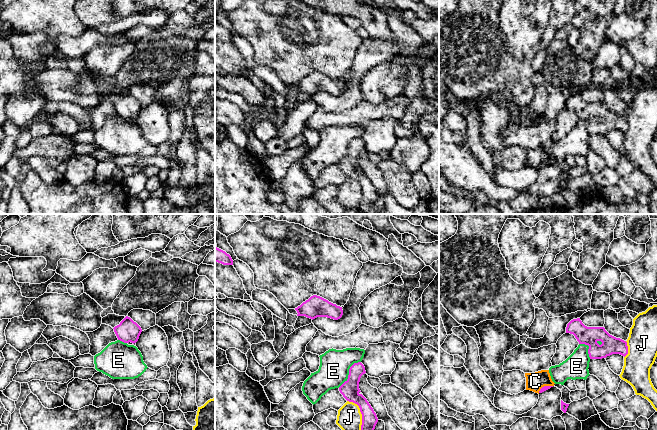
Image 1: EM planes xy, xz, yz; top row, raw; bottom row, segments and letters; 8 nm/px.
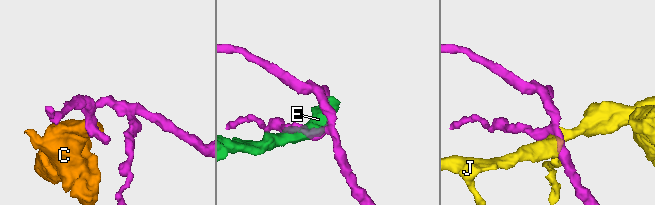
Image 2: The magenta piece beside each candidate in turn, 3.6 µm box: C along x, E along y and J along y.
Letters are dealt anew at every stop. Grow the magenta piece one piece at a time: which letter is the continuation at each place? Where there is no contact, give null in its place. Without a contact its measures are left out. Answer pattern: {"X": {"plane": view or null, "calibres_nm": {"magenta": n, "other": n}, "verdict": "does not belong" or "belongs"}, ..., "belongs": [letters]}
{"C": {"plane": "yz", "calibres_nm": {"magenta": 40, "other": 140}, "verdict": "does not belong"}, "E": {"plane": "xz", "calibres_nm": {"magenta": 150, "other": 240}, "verdict": "does not belong"}, "J": {"plane": "xz", "calibres_nm": {"magenta": 150, "other": 200}, "verdict": "does not belong"}, "belongs": []}

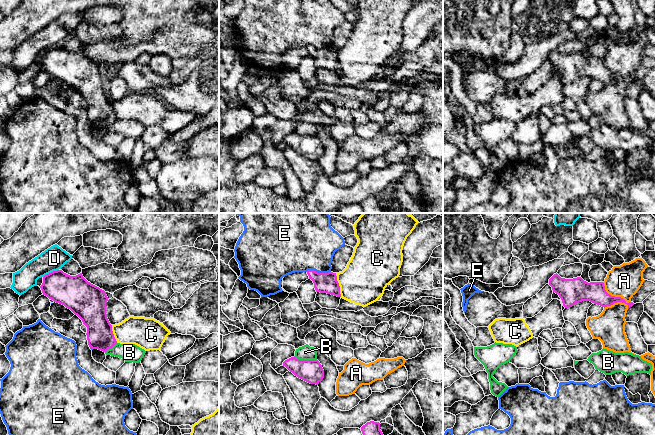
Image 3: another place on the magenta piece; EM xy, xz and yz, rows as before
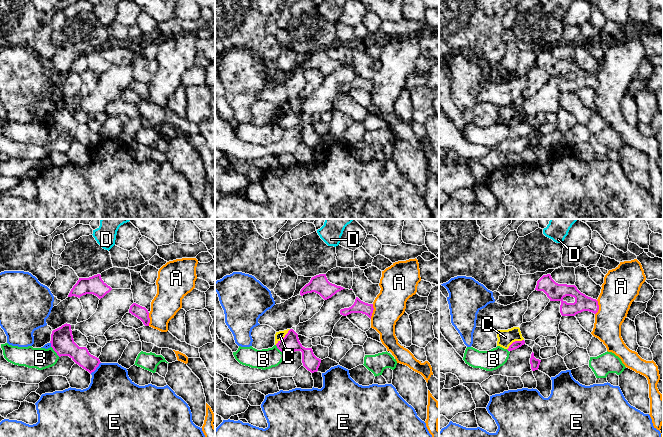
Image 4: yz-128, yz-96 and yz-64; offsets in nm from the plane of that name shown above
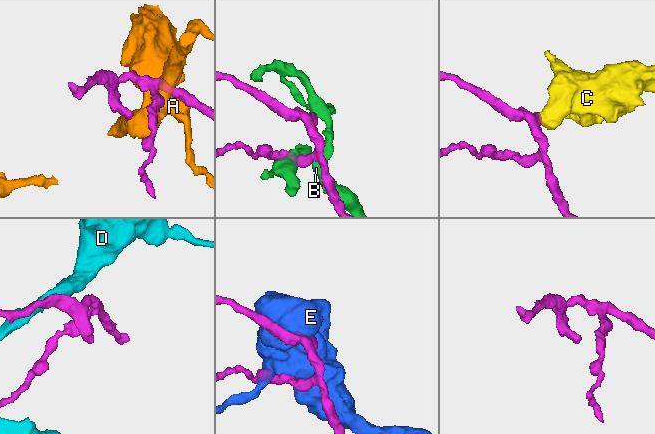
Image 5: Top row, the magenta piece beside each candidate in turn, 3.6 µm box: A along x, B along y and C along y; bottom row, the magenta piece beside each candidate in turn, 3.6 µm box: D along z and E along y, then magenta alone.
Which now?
{"A": {"plane": "yz", "calibres_nm": {"magenta": 170, "other": 260}, "verdict": "does not belong"}, "B": {"plane": "xz", "calibres_nm": {"magenta": 190, "other": 120}, "verdict": "does not belong"}, "C": {"plane": "xz", "calibres_nm": {"magenta": 160, "other": 360}, "verdict": "does not belong"}, "D": {"plane": "xy", "calibres_nm": {"magenta": 280, "other": 190}, "verdict": "does not belong"}, "E": {"plane": "xz", "calibres_nm": {"magenta": 160, "other": 380}, "verdict": "does not belong"}, "belongs": []}

